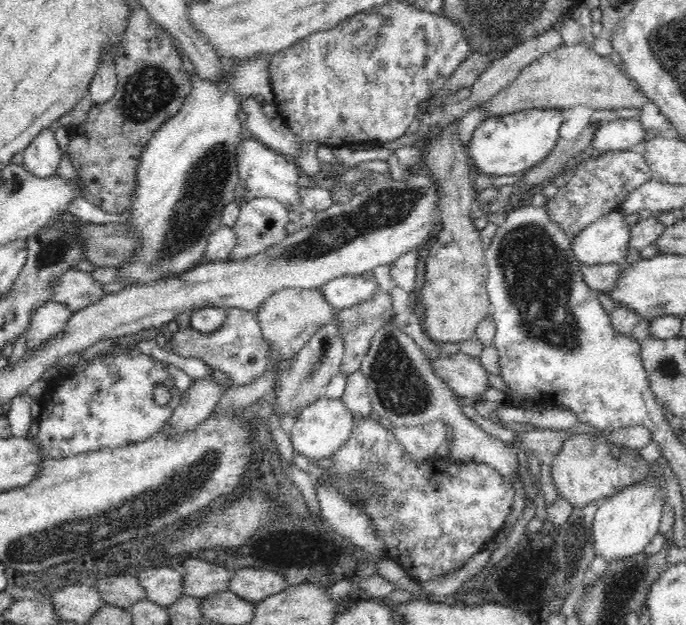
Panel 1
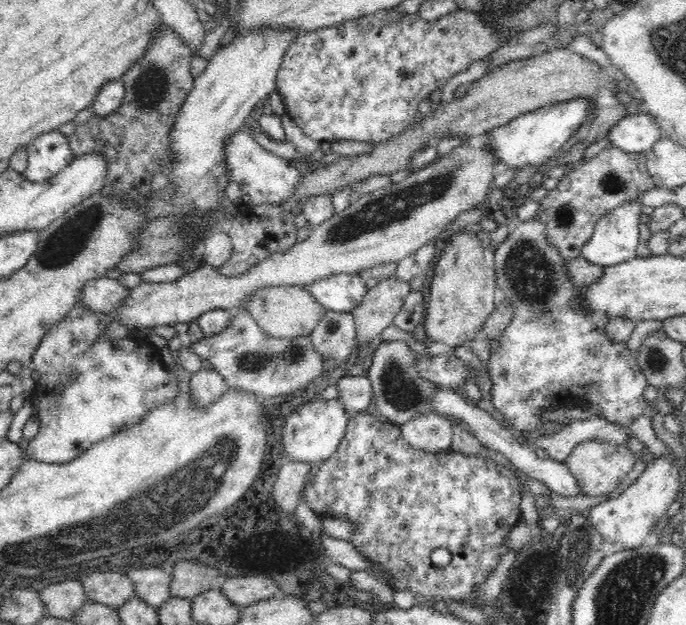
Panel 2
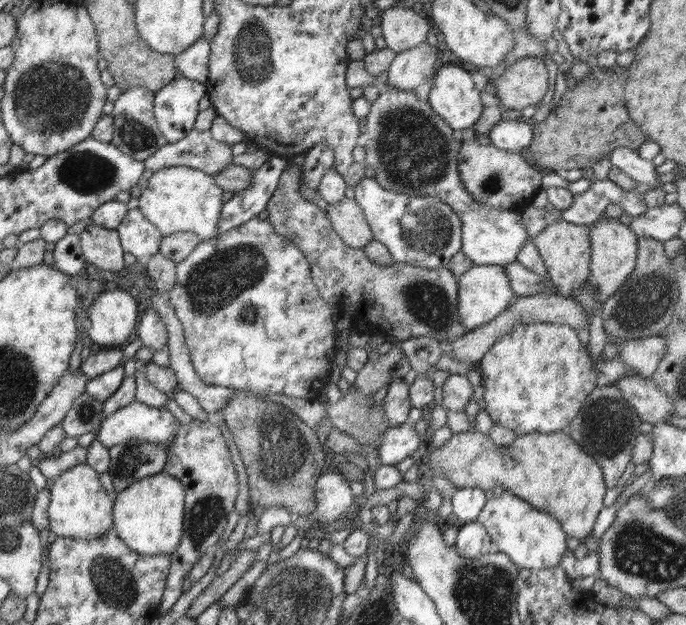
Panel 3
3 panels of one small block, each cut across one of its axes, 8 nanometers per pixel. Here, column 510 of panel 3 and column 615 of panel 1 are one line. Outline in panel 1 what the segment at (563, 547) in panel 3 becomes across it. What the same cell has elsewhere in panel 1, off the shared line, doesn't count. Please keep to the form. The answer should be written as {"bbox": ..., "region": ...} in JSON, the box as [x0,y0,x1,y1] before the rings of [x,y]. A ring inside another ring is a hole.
{"bbox":[592,478,666,563],"region":[[[646,478],[644,482],[632,484],[623,492],[600,500],[592,526],[592,548],[608,563],[613,559],[628,559],[641,554],[659,532],[666,490],[659,478]]]}

